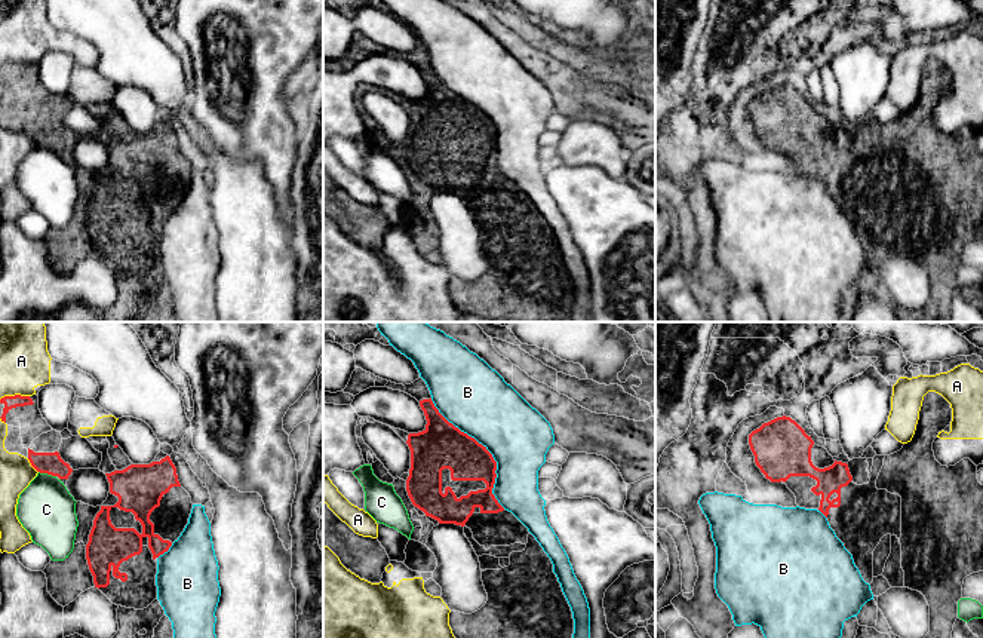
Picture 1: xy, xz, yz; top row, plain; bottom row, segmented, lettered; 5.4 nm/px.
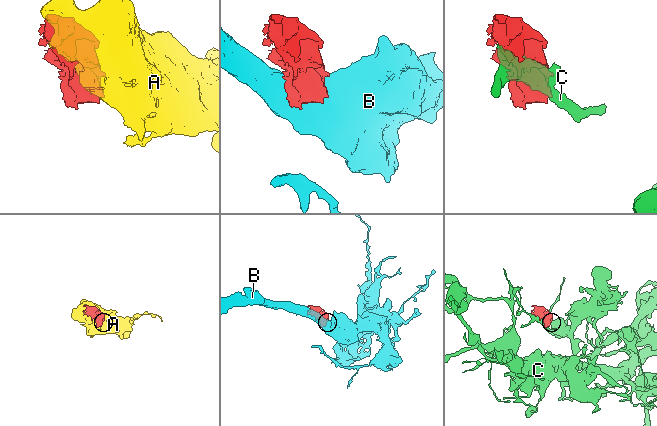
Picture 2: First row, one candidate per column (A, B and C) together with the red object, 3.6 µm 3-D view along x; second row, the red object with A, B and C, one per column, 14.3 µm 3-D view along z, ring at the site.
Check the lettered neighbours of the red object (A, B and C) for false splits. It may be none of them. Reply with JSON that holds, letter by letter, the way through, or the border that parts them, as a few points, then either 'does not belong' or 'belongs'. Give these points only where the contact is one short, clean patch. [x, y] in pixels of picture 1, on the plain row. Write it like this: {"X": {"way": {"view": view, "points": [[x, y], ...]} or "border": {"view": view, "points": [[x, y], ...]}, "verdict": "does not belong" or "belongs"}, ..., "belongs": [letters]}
{"A": {"verdict": "does not belong"}, "B": {"verdict": "does not belong"}, "C": {"verdict": "does not belong"}, "belongs": []}

